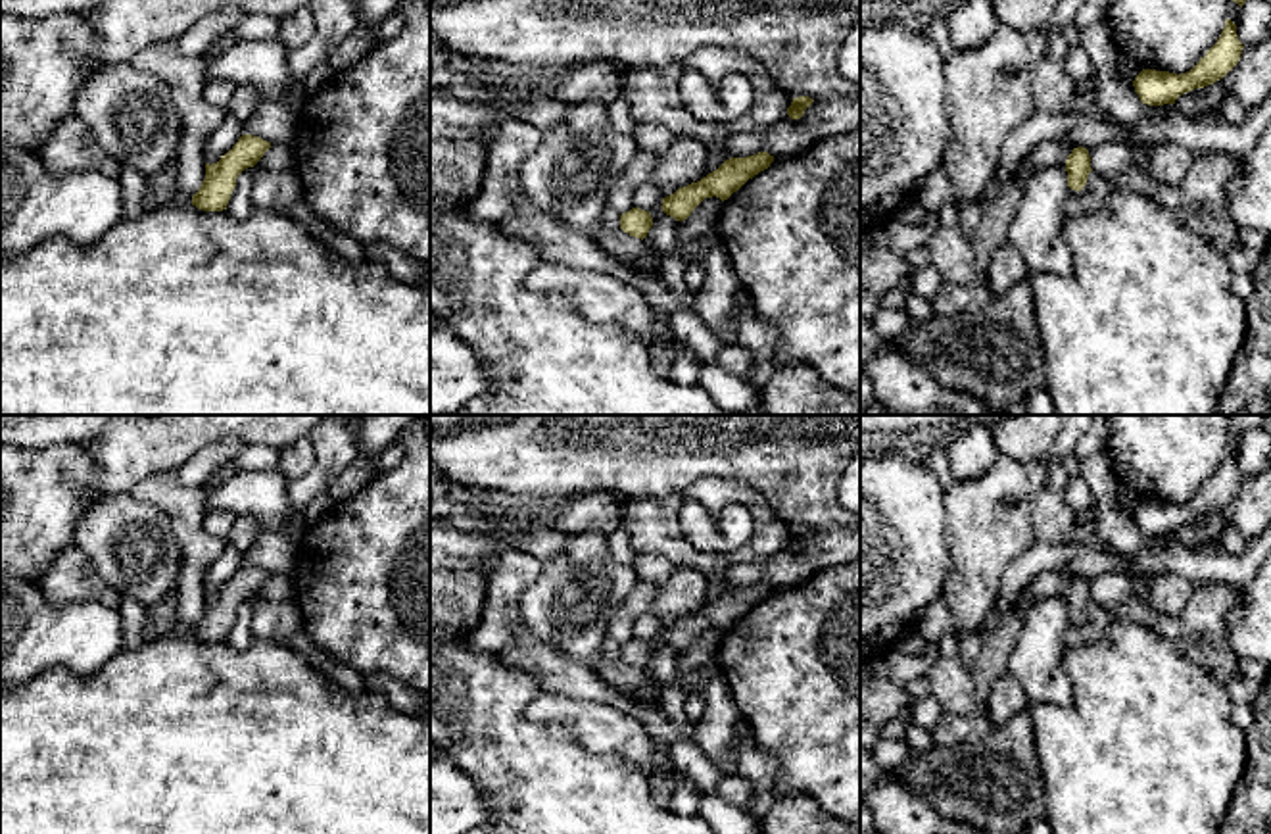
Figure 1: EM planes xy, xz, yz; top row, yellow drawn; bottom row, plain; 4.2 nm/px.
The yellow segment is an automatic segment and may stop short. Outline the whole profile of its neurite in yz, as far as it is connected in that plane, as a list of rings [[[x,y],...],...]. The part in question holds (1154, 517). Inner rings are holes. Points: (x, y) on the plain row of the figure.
[[[1225,450],[1221,467],[1190,502],[1177,505],[1142,500],[1133,511],[1135,523],[1148,536],[1175,534],[1181,525],[1223,509],[1238,494],[1242,478],[1236,455]]]

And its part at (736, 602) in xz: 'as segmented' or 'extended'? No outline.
as segmented

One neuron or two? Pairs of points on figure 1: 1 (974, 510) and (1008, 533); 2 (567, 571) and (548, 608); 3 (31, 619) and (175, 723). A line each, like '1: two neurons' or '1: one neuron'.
1: one neuron
2: one neuron
3: two neurons

